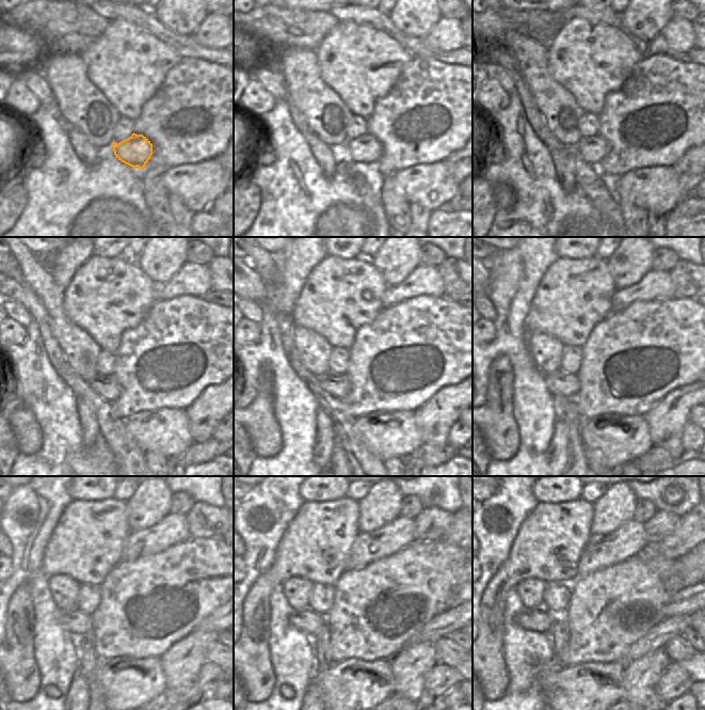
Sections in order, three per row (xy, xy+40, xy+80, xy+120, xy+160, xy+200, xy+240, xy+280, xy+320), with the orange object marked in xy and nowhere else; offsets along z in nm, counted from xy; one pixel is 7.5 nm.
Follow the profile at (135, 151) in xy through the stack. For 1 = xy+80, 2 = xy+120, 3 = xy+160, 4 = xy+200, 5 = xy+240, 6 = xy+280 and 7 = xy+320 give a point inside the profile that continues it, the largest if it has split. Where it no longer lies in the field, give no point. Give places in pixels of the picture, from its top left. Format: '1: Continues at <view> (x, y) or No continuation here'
1: Continues at xy+80 (592, 150)
2: Continues at xy+120 (107, 387)
3: Continues at xy+160 (335, 385)
4: Continues at xy+200 (559, 382)
5: Continues at xy+240 (75, 621)
6: Continues at xy+280 (307, 621)
7: Continues at xy+320 (543, 620).

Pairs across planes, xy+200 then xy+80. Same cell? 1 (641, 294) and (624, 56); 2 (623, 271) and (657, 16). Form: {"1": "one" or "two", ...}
{"1": "two", "2": "one"}

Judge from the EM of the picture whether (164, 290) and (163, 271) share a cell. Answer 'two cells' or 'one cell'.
two cells

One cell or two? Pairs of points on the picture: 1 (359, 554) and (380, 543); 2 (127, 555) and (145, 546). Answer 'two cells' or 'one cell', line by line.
1: one cell
2: one cell

